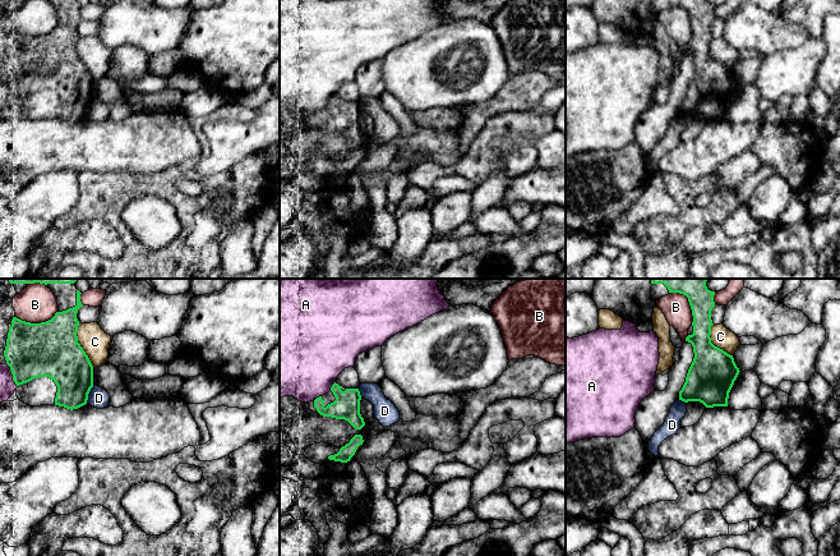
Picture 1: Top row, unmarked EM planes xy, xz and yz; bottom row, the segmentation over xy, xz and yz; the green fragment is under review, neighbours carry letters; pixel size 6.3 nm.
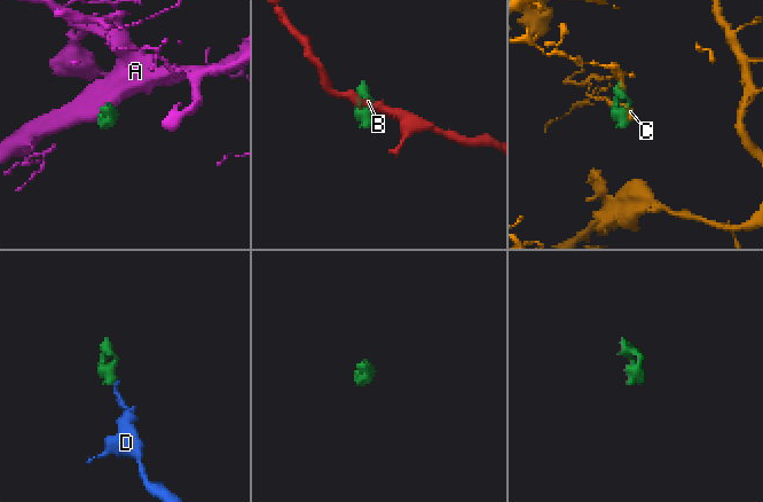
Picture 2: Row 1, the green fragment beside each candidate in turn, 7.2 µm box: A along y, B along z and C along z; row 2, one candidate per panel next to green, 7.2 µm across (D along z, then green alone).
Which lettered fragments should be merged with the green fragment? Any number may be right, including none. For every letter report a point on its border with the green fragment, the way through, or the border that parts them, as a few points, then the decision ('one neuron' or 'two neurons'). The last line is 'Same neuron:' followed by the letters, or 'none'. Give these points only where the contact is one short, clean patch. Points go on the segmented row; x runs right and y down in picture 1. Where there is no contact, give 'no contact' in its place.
A: meets green in xz at (332, 386); two neurons
B: meets green in xy at (36, 324); two neurons
C: meets green in xy at (79, 345); two neurons
D: meets green in xy at (88, 393); two neurons
Same neuron: none

